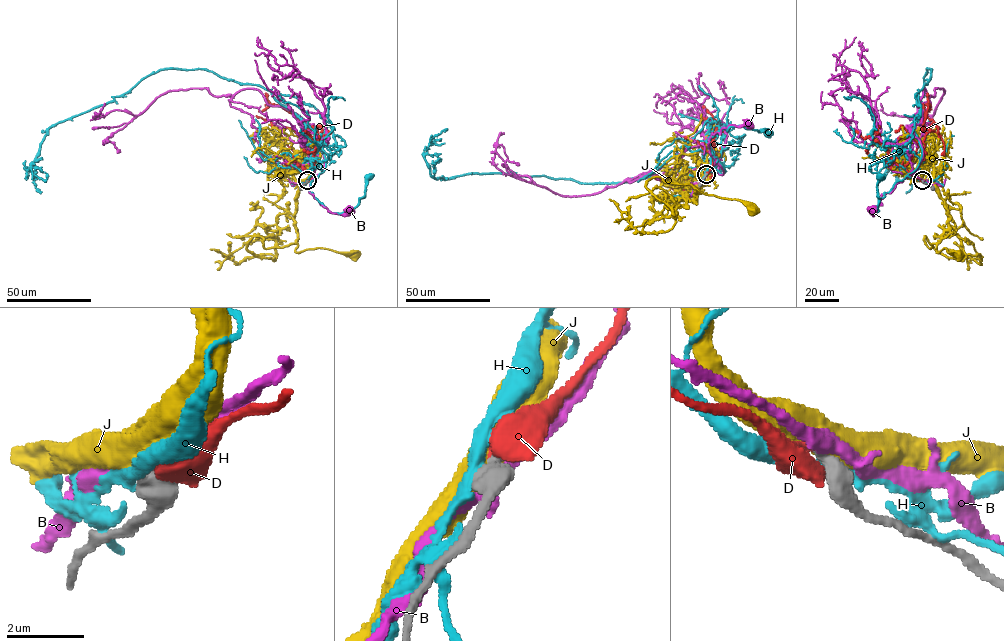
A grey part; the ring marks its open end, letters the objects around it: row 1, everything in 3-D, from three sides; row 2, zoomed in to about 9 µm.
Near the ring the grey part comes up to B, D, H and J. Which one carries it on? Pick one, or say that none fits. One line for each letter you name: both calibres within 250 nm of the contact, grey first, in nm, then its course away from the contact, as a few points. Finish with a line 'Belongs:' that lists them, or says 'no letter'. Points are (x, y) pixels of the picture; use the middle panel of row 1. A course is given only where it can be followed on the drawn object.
D: Thickness 500 nm (grey) against 380 nm. Its course: (706, 174), (711, 168), (711, 157), (710, 176), (705, 182), (704, 175), (664, 181), (657, 178)
Belongs: D

